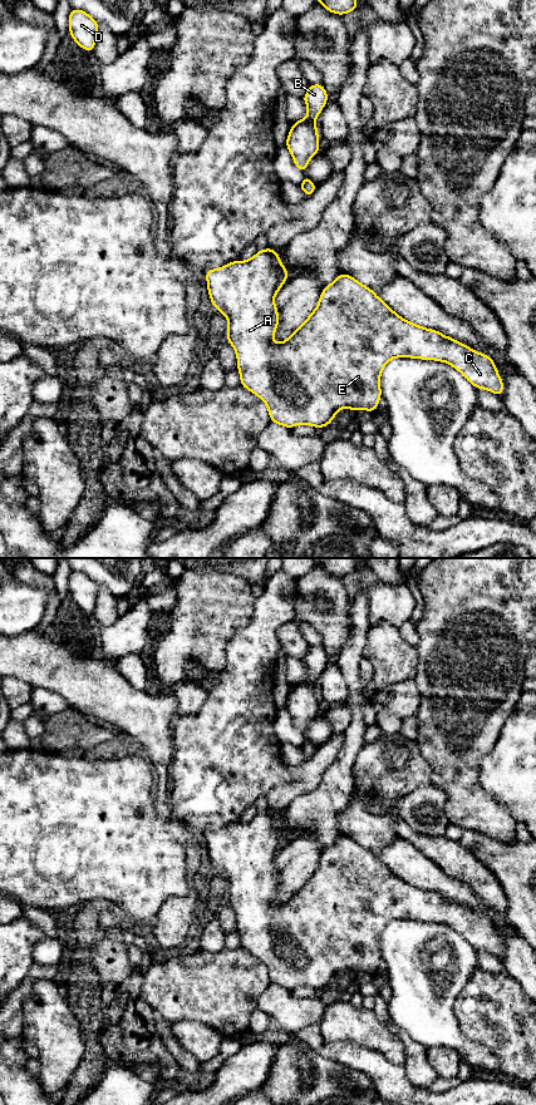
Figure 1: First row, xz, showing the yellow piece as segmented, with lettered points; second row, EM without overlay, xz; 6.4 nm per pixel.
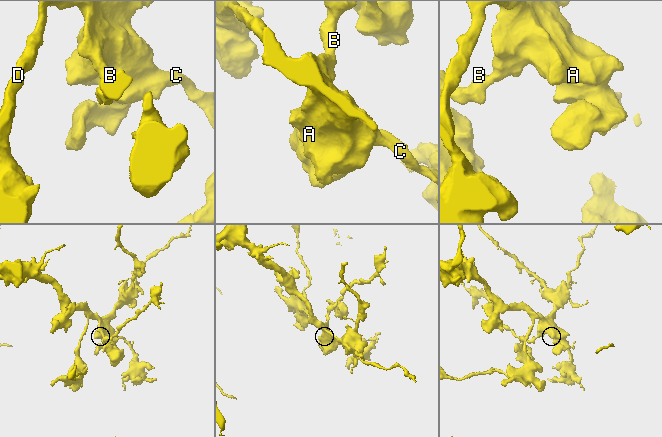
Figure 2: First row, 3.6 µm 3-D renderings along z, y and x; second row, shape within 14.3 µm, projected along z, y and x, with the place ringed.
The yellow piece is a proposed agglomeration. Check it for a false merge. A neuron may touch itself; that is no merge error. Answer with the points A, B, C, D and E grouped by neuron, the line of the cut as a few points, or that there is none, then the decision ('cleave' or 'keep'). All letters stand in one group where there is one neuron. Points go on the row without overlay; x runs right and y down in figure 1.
A B C D E; no cut; keep

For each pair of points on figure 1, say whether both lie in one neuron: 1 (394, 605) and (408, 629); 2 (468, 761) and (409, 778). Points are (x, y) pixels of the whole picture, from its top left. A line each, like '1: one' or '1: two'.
1: two
2: two

